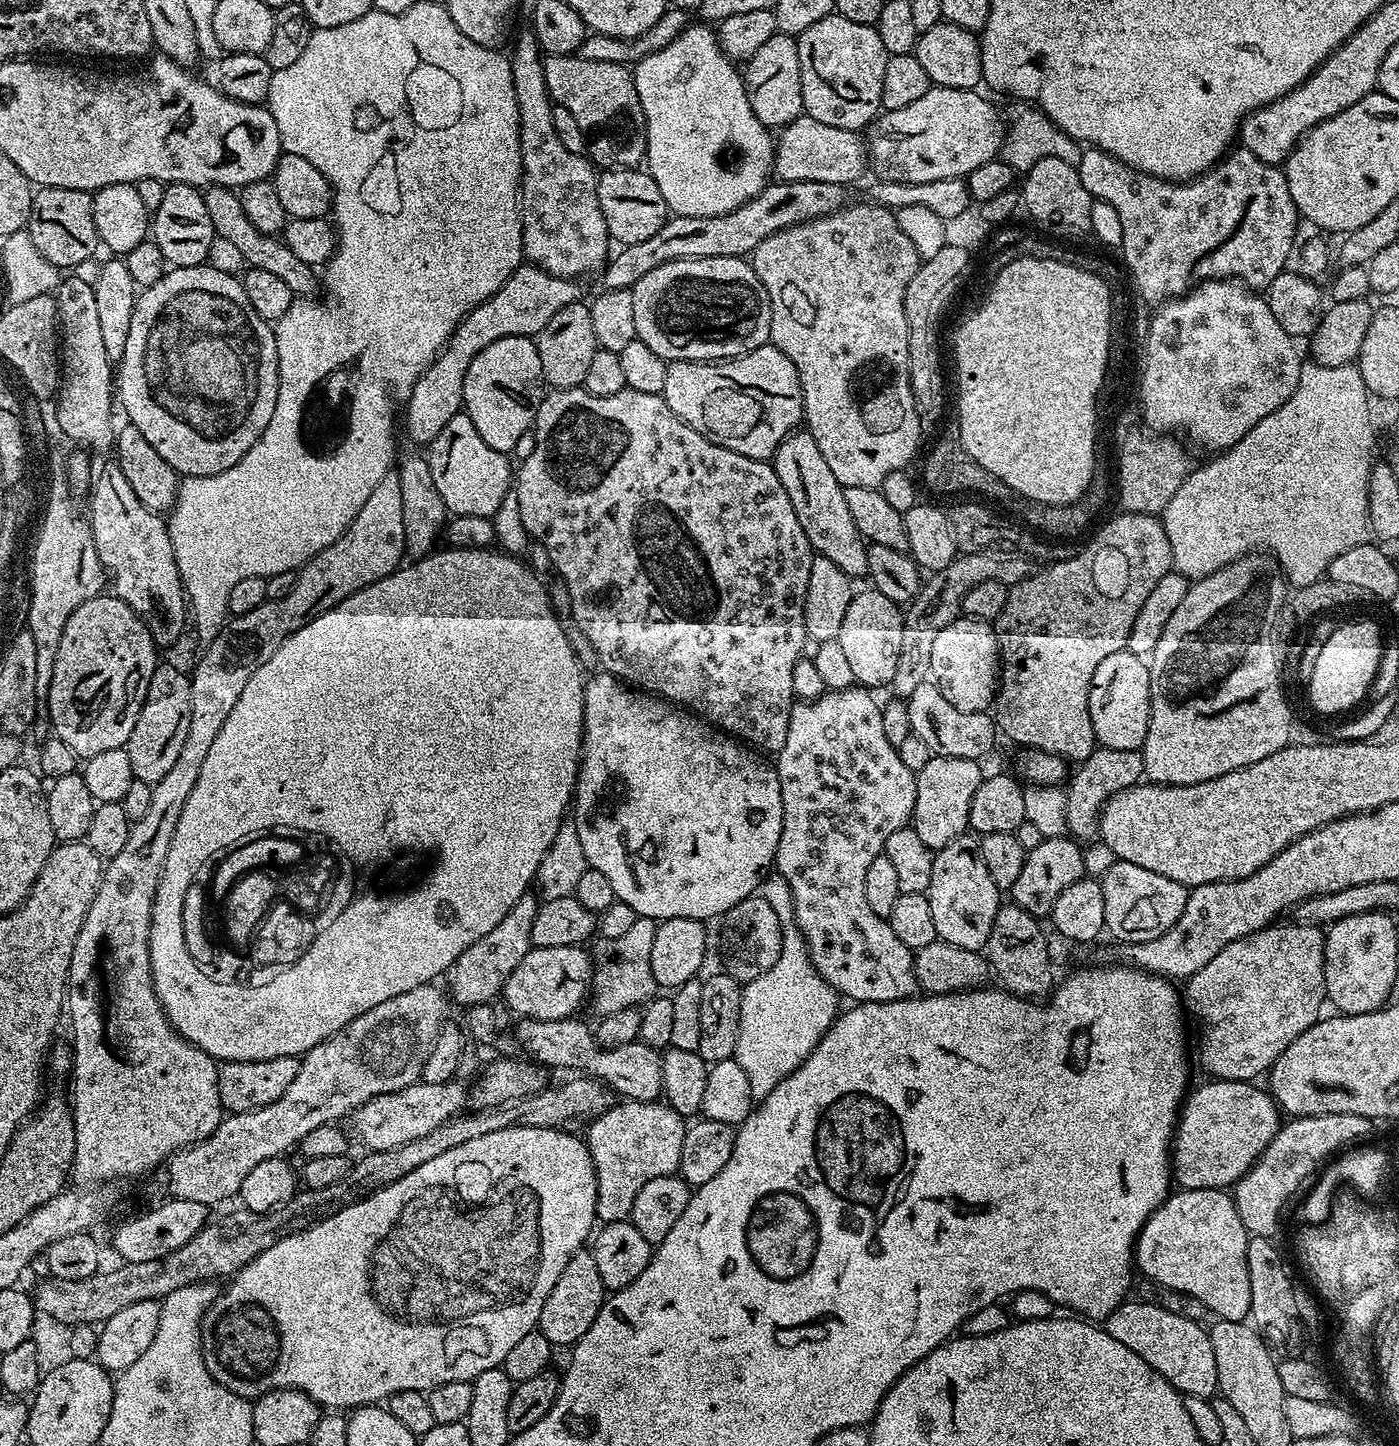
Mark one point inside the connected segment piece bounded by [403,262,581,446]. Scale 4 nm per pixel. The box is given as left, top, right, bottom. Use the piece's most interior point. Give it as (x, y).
(531, 296)

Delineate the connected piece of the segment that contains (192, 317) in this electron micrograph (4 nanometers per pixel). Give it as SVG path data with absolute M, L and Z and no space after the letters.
M207 266L194 268L173 267L165 271L164 277L143 289L137 295L134 318L130 318L130 334L126 338L124 357L118 362L118 404L124 407L128 415L127 423L138 428L139 433L150 442L165 462L181 477L209 476L222 474L222 470L230 470L258 438L262 438L262 430L270 426L270 418L274 418L274 406L278 402L278 386L280 385L280 367L278 366L278 350L273 325L264 320L250 306L250 298L246 298L243 283L233 273L214 270Z

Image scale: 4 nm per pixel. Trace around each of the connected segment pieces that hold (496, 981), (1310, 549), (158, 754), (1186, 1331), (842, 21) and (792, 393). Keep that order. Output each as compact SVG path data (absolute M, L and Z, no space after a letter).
M529 894L518 898L510 914L506 914L506 918L502 918L502 922L498 922L498 926L494 926L490 934L484 934L482 938L478 938L478 942L466 946L466 950L458 954L450 969L450 977L452 976L450 996L455 1003L457 1000L458 1003L464 1004L463 1006L491 1005L494 1001L492 999L495 996L497 999L503 993L506 980L510 978L510 974L514 974L518 962L522 962L522 958L526 958L526 954L533 947L534 916L540 906L541 901L535 895Z
M1315 362L1301 363L1298 386L1294 390L1294 394L1288 397L1288 401L1282 406L1278 406L1274 410L1274 414L1266 414L1266 418L1262 418L1262 422L1258 422L1258 426L1249 430L1234 446L1230 446L1225 452L1213 455L1209 459L1212 460L1209 464L1204 464L1201 468L1200 465L1193 467L1186 482L1182 482L1182 486L1178 486L1178 494L1174 494L1174 498L1170 498L1170 502L1164 507L1162 519L1166 538L1170 542L1172 551L1173 569L1182 573L1183 576L1187 576L1189 581L1195 582L1204 576L1222 570L1230 562L1248 555L1249 552L1267 550L1279 564L1287 583L1293 589L1303 590L1311 586L1313 582L1319 581L1327 573L1330 562L1334 562L1334 558L1338 558L1338 554L1350 550L1350 546L1369 543L1368 487L1370 486L1372 465L1377 456L1376 428L1368 421L1372 416L1372 408L1368 405L1368 401L1370 401L1370 395L1366 383L1362 380L1362 374L1359 373L1355 363L1346 366L1322 366Z
M157 663L142 710L138 710L138 722L134 722L134 730L130 730L126 745L130 754L130 770L135 779L154 785L174 767L190 731L191 681L187 671L183 672L172 664Z
M1139 1298L1125 1299L1102 1324L1110 1338L1122 1342L1126 1350L1134 1350L1142 1362L1162 1374L1162 1378L1184 1396L1212 1400L1220 1387L1218 1362L1214 1362L1214 1346L1208 1337L1209 1329L1204 1326L1190 1318L1182 1318L1182 1314L1170 1314L1170 1310L1146 1304Z
M838 15L827 16L805 32L796 36L798 46L798 66L802 74L802 102L804 112L826 122L826 126L838 126L842 130L860 132L867 129L881 111L882 74L886 74L886 62L889 54L882 46L875 27L862 22L850 22L850 18Z
M771 342L731 360L673 360L666 370L662 395L670 410L698 434L755 460L771 461L780 443L797 431L804 414L798 370Z

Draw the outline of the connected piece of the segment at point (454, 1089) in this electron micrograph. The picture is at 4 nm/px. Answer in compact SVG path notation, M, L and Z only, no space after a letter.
M417 1082L394 1094L375 1096L361 1108L352 1109L351 1135L356 1135L369 1152L394 1150L398 1146L406 1146L406 1142L415 1142L425 1134L430 1134L430 1130L438 1130L438 1126L453 1119L463 1109L460 1107L466 1104L466 1088L456 1083L425 1084Z

